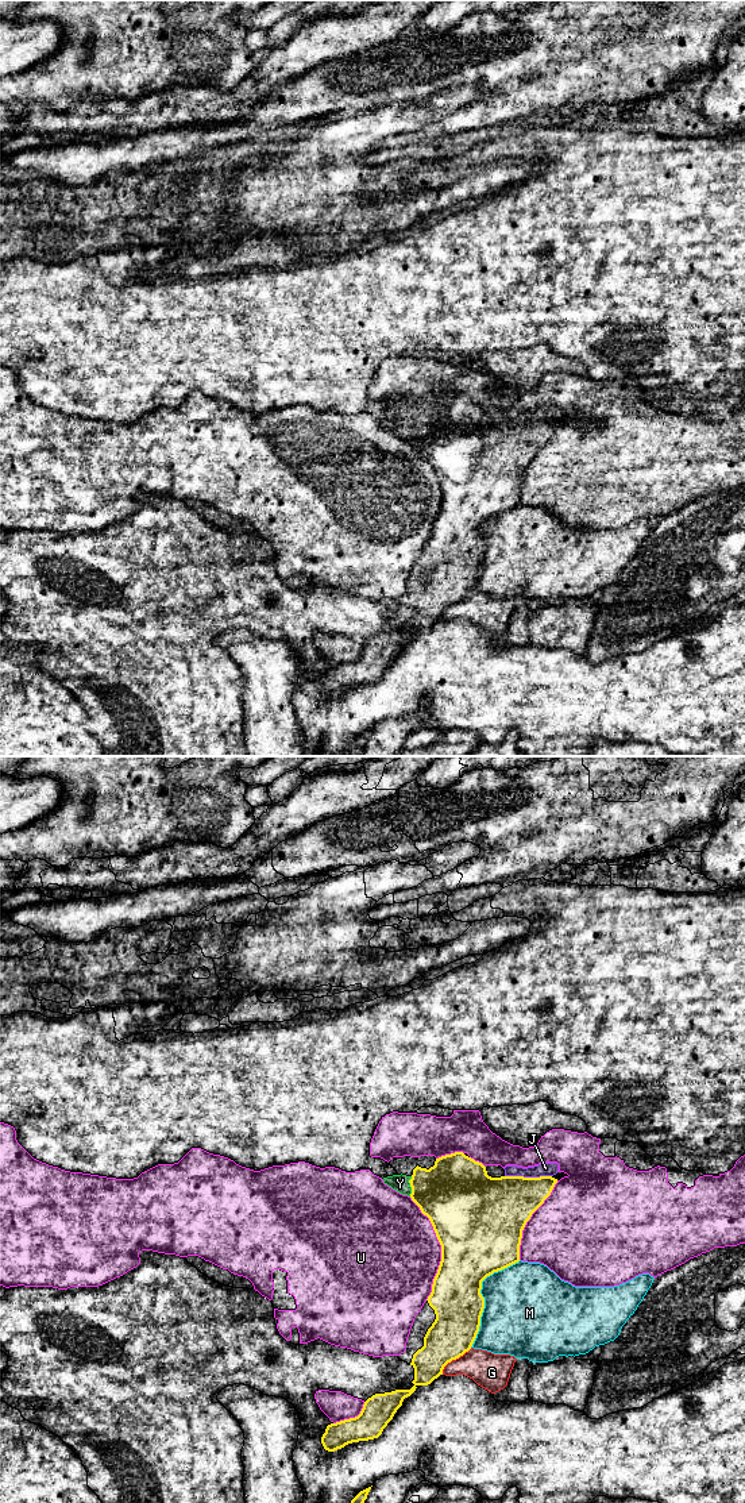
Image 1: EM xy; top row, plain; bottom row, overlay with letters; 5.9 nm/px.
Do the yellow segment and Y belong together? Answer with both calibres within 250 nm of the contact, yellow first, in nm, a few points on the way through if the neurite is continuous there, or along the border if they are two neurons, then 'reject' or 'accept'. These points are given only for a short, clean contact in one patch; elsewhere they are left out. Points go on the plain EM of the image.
400/100 nm | along xy (412, 420), (409, 424), (409, 439) | reject

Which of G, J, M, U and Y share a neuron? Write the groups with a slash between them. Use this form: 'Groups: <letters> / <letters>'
Groups: G / J / M / U Y

